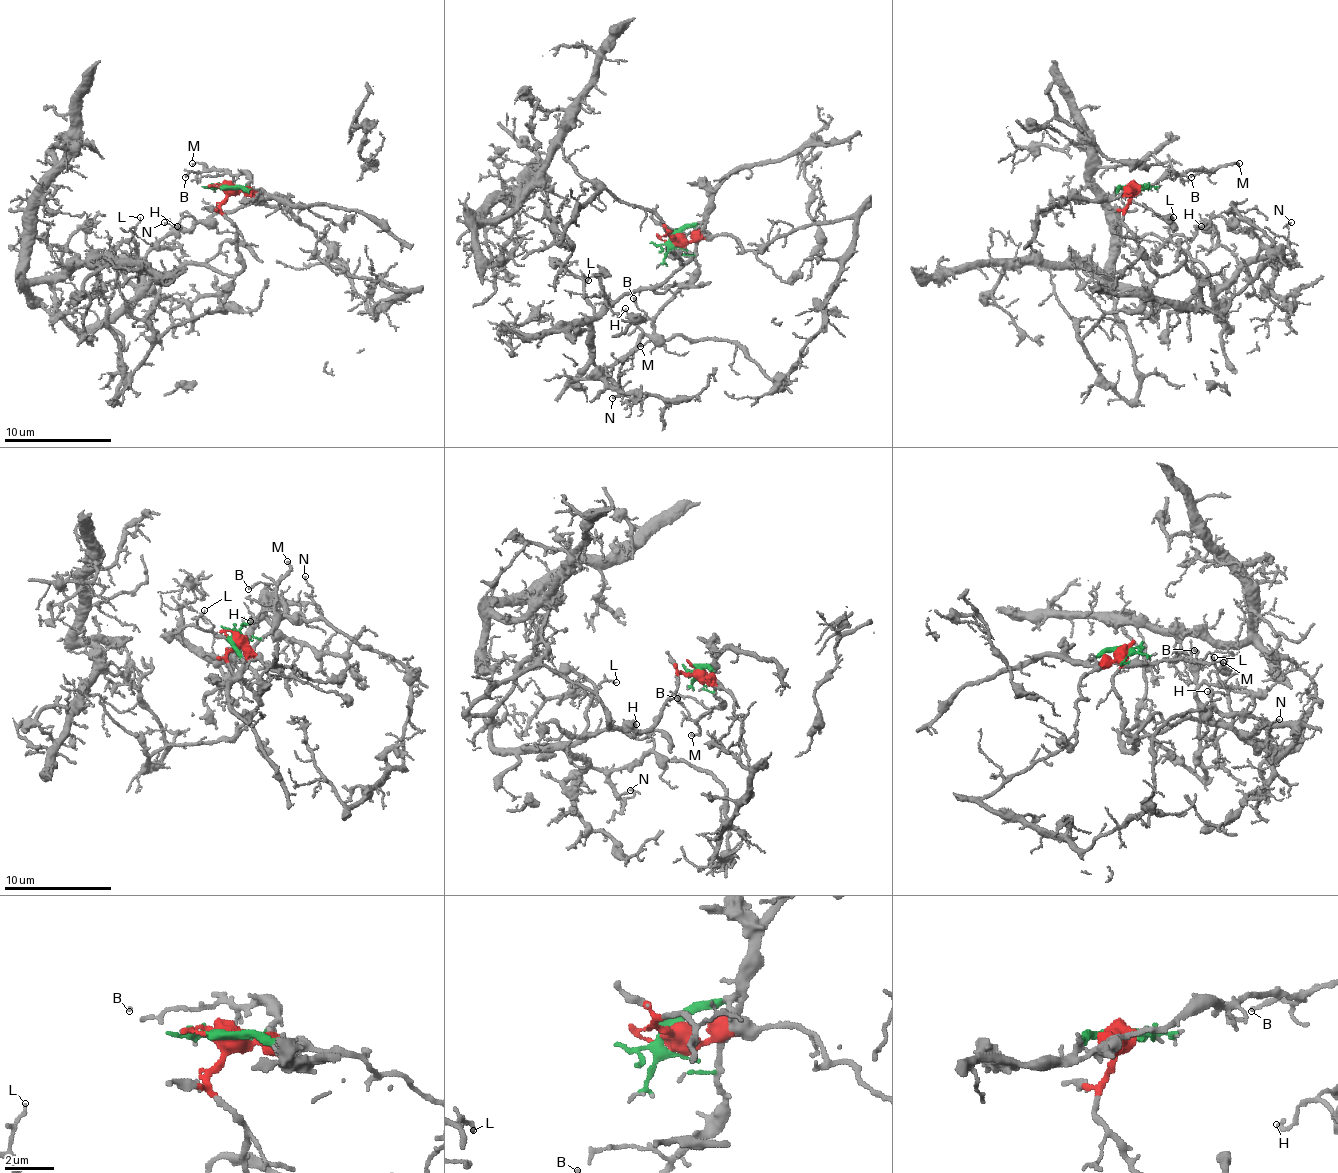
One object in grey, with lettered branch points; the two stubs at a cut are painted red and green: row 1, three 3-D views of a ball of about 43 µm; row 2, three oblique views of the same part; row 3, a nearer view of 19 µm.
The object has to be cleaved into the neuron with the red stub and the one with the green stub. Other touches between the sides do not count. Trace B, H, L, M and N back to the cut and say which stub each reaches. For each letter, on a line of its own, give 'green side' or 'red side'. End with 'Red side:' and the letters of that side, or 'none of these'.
B: green side
H: red side
L: red side
M: green side
N: red side
Red side: H, L, N

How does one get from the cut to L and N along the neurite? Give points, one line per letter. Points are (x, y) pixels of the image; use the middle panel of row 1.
L: (674, 238), (669, 233), (680, 230), (690, 254), (653, 286), (626, 292), (597, 313), (581, 278), (589, 281)
N: (674, 238), (685, 235), (690, 257), (591, 324), (591, 359), (623, 393), (613, 399)

